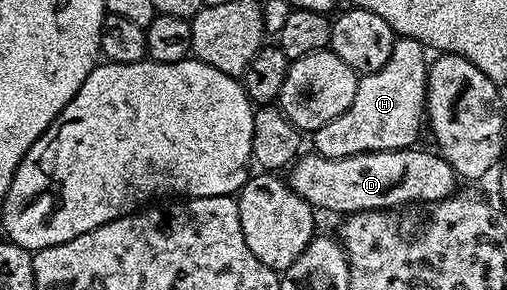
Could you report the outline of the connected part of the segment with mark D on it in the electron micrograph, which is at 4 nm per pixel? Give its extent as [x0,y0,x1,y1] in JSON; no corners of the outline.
[289,147,459,216]

